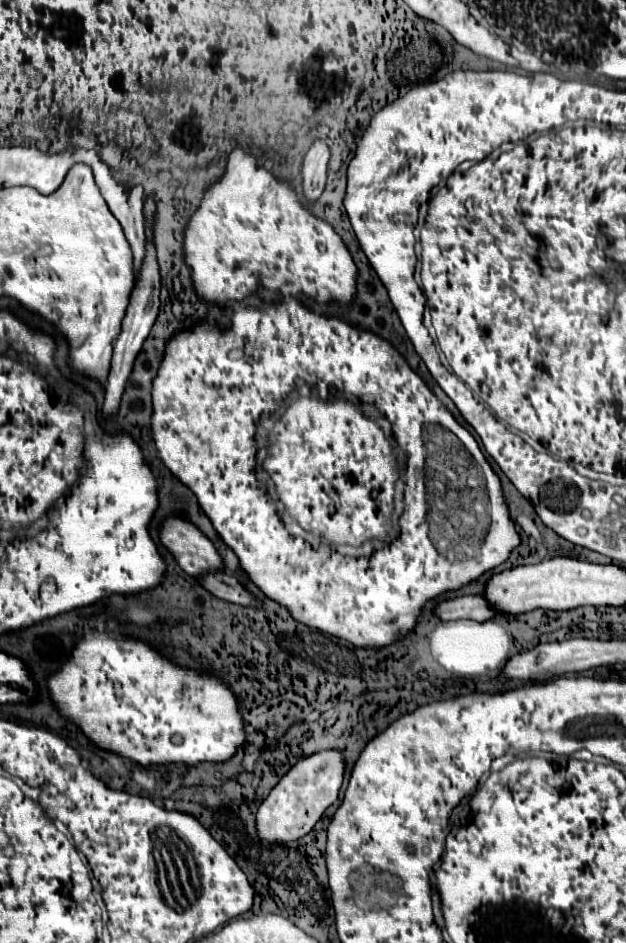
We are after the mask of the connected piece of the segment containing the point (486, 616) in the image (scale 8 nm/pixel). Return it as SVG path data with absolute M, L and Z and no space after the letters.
M454 596L448 600L442 600L434 606L434 616L440 620L458 620L458 618L470 618L470 620L490 620L496 616L494 610L490 610L486 600L482 596Z

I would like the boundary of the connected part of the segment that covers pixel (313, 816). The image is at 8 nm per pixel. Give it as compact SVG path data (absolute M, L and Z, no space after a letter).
M338 748L322 750L298 760L288 770L288 774L280 778L280 782L272 788L268 798L258 808L256 824L260 838L268 842L290 842L308 834L314 828L314 824L322 818L324 810L338 800L344 782L344 770L346 758Z

